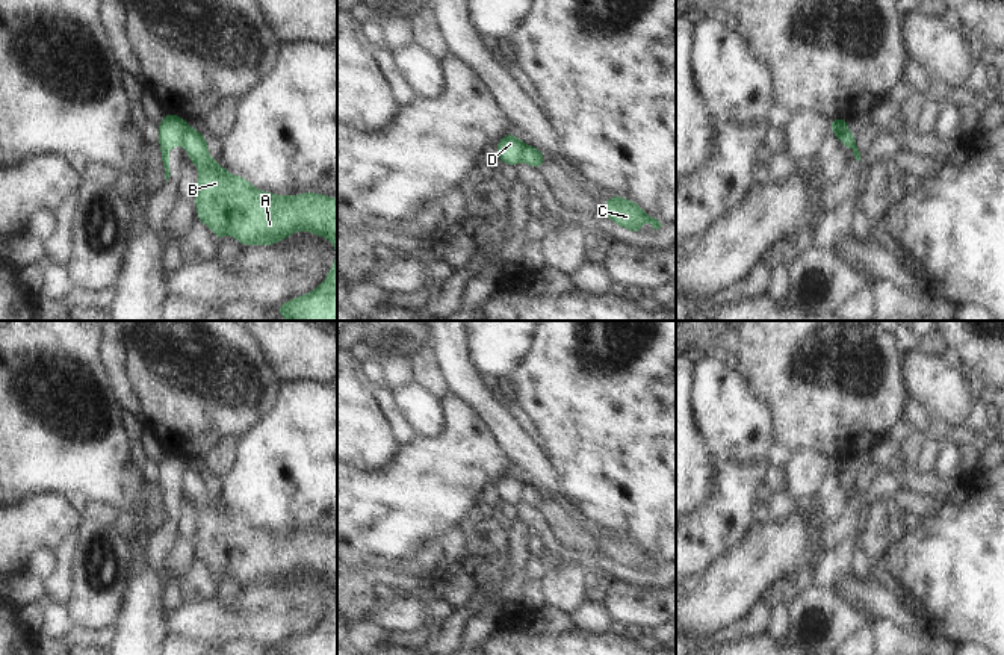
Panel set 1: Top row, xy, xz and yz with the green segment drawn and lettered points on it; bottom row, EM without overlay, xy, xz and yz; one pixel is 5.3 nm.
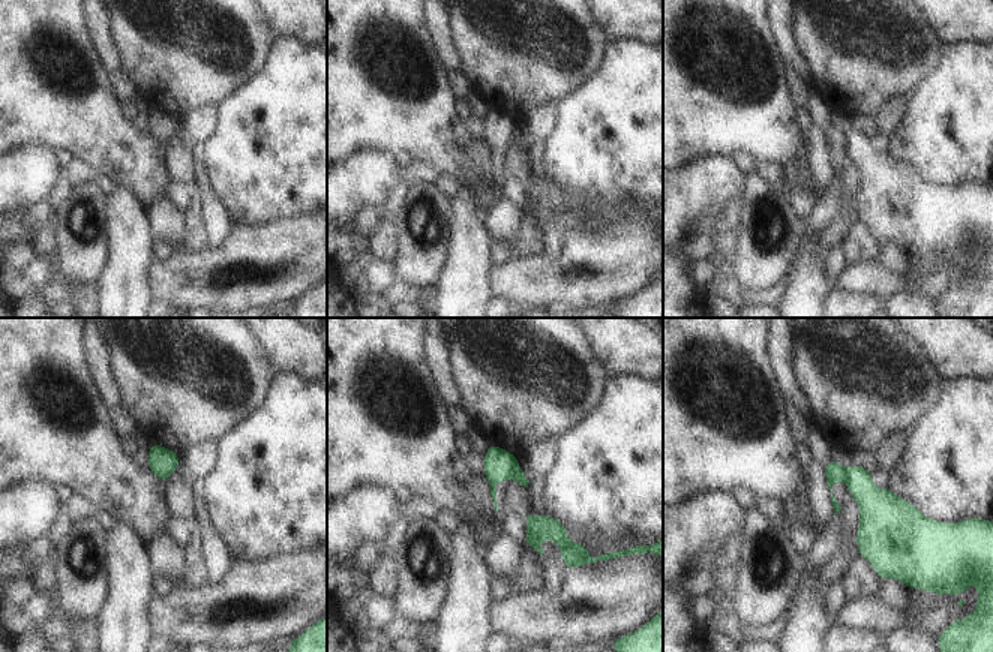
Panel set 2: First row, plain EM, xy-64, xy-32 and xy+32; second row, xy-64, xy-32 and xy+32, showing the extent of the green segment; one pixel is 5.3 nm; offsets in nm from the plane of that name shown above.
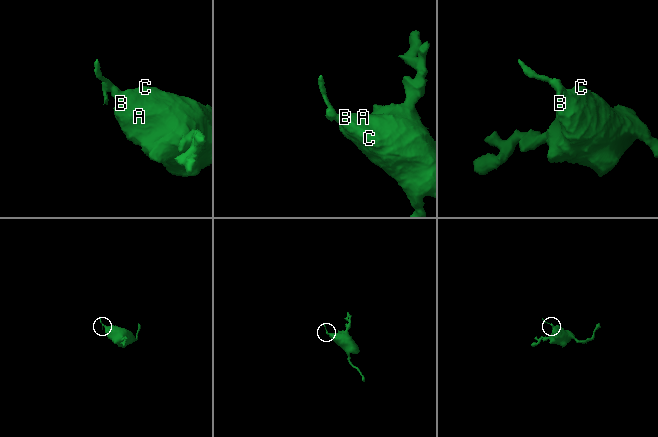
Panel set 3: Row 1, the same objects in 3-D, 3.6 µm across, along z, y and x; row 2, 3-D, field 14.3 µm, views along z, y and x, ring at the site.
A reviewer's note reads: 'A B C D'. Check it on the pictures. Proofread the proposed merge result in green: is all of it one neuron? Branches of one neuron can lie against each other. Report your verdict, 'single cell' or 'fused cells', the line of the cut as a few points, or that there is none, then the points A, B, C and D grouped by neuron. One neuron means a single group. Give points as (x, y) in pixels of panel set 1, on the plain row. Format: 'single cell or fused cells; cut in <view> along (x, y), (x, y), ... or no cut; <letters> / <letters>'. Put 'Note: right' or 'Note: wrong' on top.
Note: wrong
fused cells; cut in xy along (189, 466), (185, 471), (183, 484); A B C / D

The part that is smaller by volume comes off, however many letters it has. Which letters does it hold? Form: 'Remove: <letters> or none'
Remove: D

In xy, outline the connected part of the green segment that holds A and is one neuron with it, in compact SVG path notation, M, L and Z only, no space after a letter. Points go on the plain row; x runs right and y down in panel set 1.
M194 466L184 470L189 499L198 507L195 545L198 561L210 566L221 579L225 573L240 584L275 584L298 569L325 576L336 587L334 604L325 619L311 631L283 641L280 655L337 655L337 537L316 531L278 534L257 528L245 516L234 514L209 495L209 480Z

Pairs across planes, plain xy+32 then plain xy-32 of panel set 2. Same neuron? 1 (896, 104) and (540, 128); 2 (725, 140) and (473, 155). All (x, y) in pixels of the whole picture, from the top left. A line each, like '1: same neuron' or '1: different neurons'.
1: same neuron
2: same neuron

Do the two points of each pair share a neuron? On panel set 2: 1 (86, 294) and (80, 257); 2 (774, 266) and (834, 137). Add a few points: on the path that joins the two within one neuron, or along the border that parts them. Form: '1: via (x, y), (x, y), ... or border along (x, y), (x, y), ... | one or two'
1: border along (59, 258), (62, 270), (69, 278), (98, 284) | two
2: via (800, 234), (833, 198), (837, 168) | one

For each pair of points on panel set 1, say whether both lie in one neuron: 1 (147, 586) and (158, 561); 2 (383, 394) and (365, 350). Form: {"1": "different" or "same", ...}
{"1": "different", "2": "different"}

